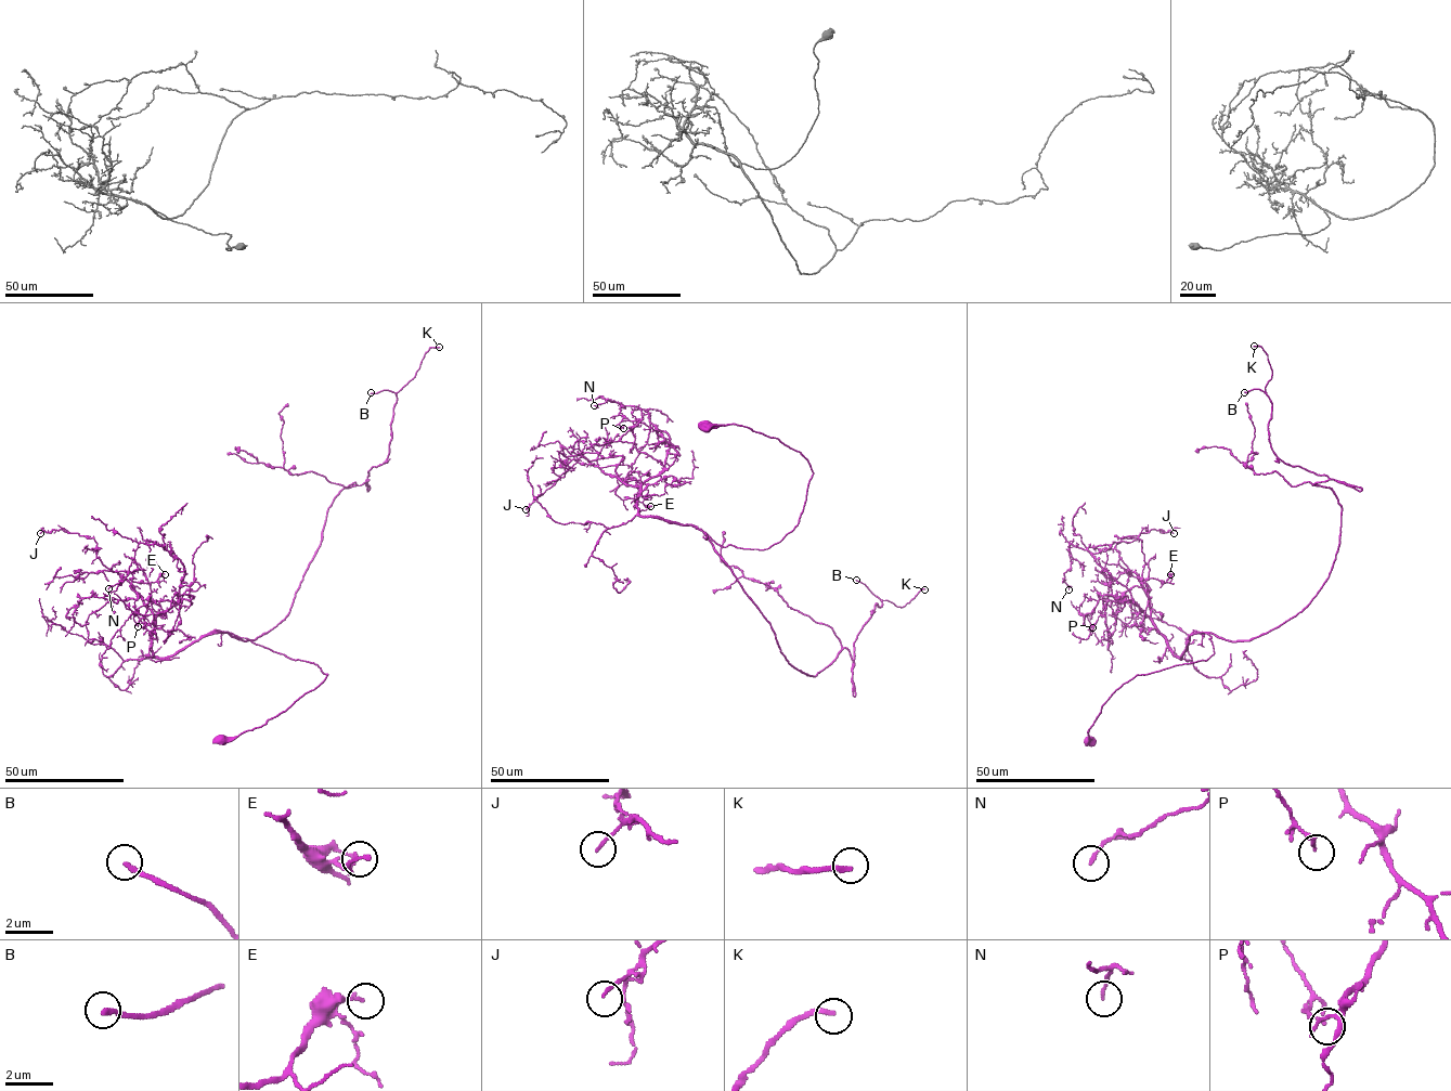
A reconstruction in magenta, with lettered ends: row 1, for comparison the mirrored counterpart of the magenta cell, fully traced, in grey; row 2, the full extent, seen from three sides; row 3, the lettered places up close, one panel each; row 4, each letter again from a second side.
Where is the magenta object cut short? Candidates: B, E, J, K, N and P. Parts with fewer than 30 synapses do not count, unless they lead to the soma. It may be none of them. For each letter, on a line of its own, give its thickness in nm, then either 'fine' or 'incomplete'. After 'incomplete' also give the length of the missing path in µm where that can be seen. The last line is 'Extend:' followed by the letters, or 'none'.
B: calibre 190 nm; incomplete; missing 160 µm
E: calibre 100 nm; fine
J: calibre 120 nm; fine
K: calibre 200 nm; incomplete; missing 200 µm
N: calibre 120 nm; fine
P: calibre 120 nm; fine
Extend: B, K

